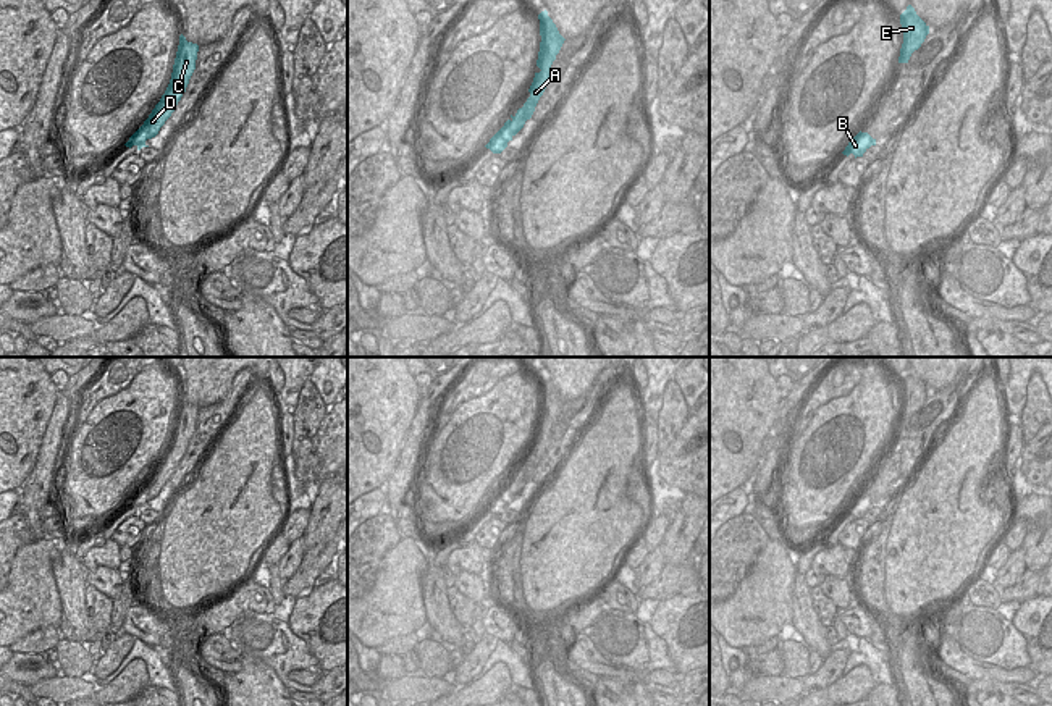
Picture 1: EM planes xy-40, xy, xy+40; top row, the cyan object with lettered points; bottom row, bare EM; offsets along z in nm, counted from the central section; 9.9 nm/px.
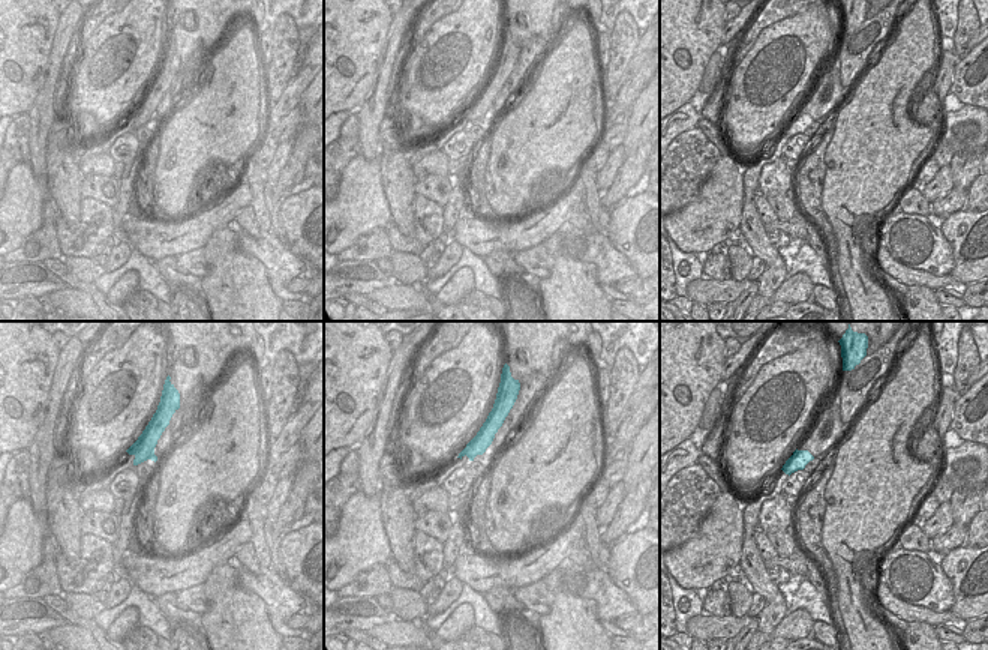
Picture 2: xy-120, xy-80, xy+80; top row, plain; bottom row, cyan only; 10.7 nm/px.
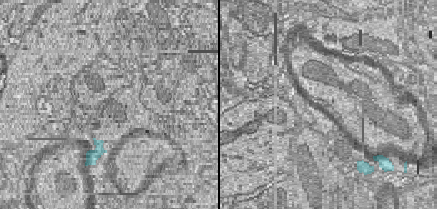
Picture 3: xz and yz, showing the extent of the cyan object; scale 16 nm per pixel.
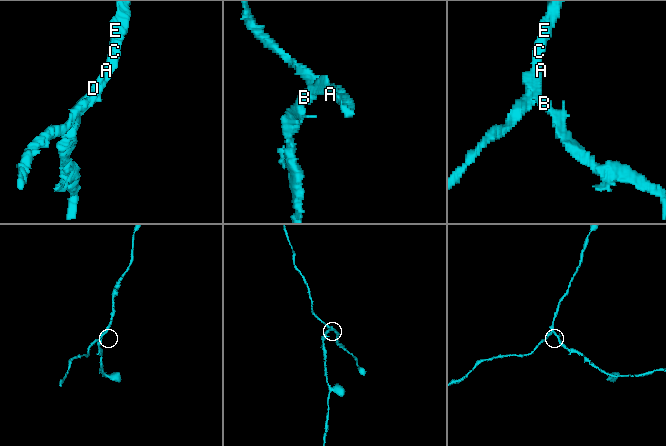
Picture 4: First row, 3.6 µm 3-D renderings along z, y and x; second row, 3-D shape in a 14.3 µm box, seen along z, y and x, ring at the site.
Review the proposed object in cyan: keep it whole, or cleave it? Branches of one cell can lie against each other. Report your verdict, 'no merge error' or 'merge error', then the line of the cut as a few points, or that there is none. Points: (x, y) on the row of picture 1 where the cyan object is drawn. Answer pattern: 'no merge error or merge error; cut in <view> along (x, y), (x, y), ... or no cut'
merge error; cut in xy along (504, 123), (516, 133)

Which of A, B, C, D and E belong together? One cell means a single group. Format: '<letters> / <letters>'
A C D E / B

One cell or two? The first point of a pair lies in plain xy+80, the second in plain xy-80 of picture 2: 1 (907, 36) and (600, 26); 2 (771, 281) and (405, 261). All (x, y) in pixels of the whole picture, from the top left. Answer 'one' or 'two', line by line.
1: two
2: two

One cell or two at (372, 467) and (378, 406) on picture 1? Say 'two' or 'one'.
one

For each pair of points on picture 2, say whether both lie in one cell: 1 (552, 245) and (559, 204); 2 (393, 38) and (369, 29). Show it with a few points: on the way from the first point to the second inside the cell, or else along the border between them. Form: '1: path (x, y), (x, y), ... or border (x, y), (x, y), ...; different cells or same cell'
1: border (555, 231), (541, 242); different cells
2: border (393, 15), (384, 44), (384, 59), (378, 71); different cells

